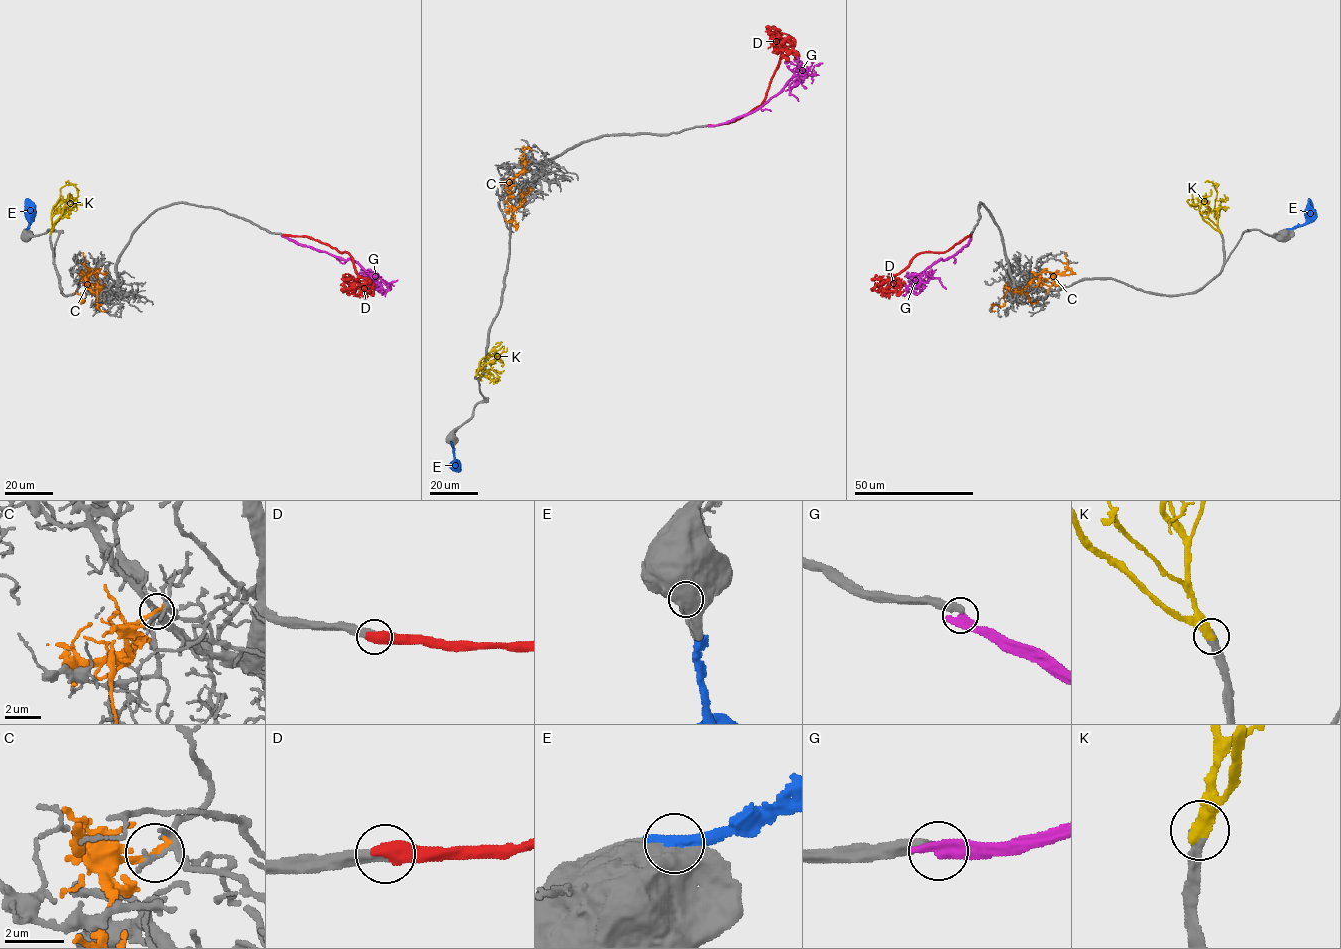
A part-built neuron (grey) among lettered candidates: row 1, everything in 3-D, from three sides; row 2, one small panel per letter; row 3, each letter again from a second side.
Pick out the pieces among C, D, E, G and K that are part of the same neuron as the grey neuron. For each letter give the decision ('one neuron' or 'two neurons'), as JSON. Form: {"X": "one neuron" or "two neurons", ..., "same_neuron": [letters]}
{"C": "two neurons", "D": "one neuron", "E": "two neurons", "G": "two neurons", "K": "one neuron", "same_neuron": ["D", "K"]}

